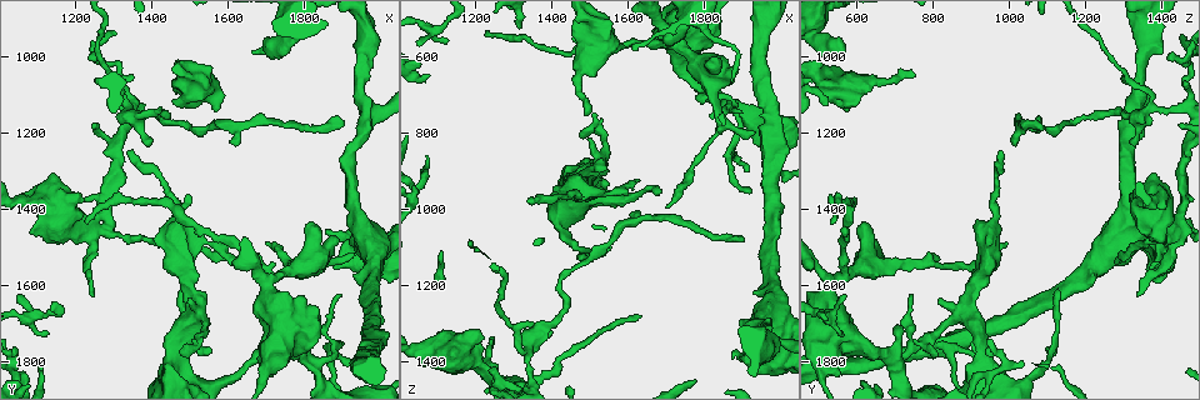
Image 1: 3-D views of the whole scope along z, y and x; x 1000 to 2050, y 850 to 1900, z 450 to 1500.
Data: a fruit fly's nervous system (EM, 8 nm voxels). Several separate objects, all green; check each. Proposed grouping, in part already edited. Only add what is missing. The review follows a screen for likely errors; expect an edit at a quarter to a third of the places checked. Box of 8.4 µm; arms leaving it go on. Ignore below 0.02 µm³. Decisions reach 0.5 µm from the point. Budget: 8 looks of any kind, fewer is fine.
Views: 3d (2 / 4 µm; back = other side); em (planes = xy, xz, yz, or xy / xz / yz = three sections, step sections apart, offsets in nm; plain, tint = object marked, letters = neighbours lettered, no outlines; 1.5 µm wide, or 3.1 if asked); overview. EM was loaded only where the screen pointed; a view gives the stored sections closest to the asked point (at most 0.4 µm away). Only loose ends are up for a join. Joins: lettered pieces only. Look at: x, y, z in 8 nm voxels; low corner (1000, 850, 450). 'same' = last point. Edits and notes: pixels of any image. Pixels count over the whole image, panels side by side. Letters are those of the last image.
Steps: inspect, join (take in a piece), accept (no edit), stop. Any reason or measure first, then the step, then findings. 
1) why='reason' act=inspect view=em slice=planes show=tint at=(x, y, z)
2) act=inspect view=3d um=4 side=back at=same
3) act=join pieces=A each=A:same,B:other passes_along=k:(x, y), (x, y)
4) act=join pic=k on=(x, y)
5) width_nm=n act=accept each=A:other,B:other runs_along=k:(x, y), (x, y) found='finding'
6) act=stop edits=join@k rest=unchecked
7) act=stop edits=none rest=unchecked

why='an open end' act=inspect view=3d um=2 at=(1880, 1485, 620)

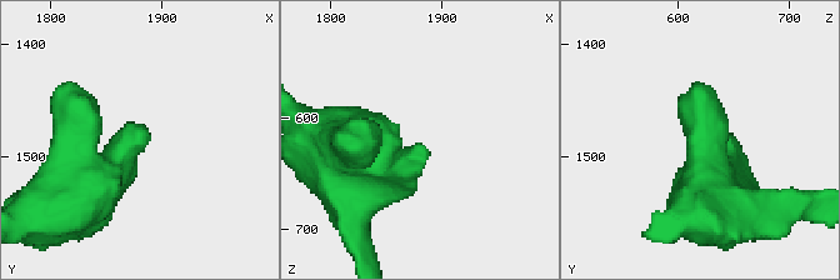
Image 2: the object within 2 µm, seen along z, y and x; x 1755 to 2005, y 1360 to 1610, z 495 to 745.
act=inspect view=em slice=planes show=letters at=(1888, 1476, 626)

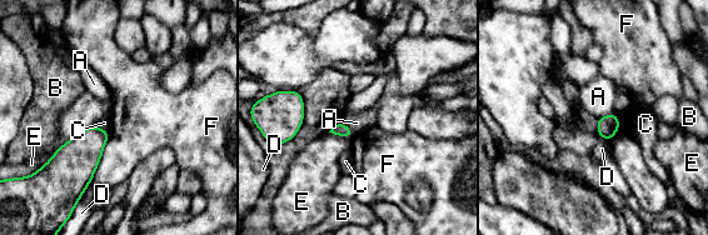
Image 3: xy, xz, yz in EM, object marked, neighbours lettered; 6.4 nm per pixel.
act=accept each=A:other,B:other,C:other,D:other,E:other,F:other border=3:(613, 111), (597, 118) found='none of them fits'

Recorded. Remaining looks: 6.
why='thin end' act=inspect view=em slice=planes show=letters at=(1915, 1815, 955)

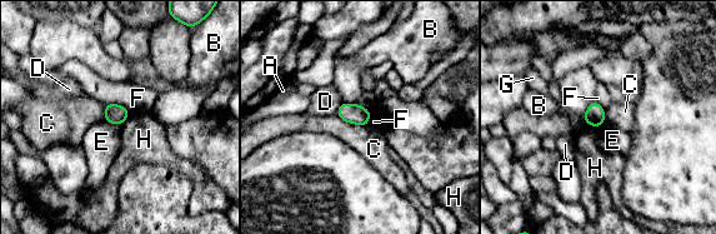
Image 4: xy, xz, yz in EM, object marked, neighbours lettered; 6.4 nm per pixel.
act=accept each=A:other,B:other,C:other,D:other,E:other,F:other,G:other,H:other border=4:(105, 120), (119, 127) found='no lettered piece goes on from it'

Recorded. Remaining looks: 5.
why='an open end' act=inspect view=em slice=xy step=8 show=tint at=(1395, 1225, 1320)

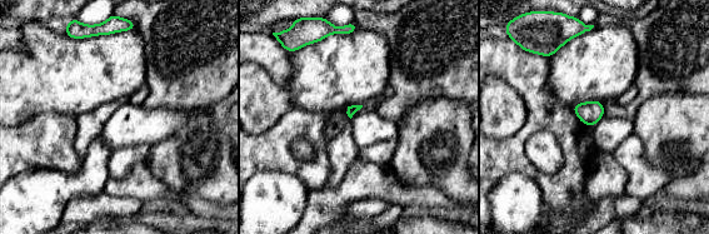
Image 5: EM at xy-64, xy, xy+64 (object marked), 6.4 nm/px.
why='cut it another way' act=inspect view=em slice=planes show=letters at=same

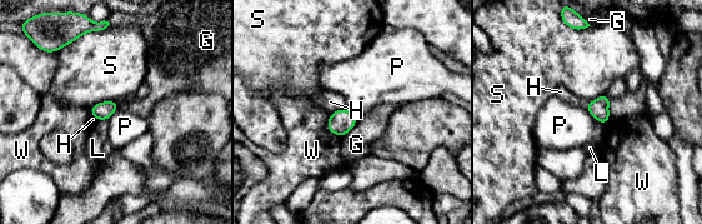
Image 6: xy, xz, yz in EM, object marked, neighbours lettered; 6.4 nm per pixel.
act=accept each=G:other,H:other,L:other,P:other,S:other,W:other border=6:(585, 105), (592, 117), (605, 124) found='none of them fits'

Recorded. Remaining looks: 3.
act=stop edits=none rest=unchecked

